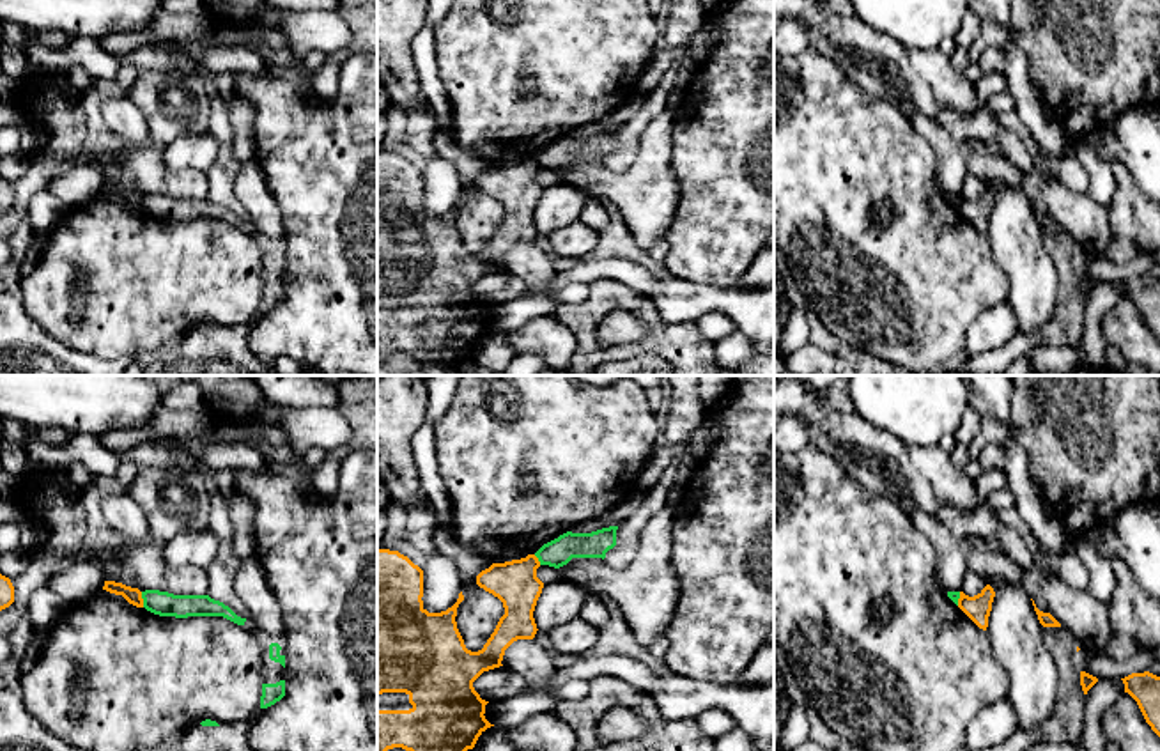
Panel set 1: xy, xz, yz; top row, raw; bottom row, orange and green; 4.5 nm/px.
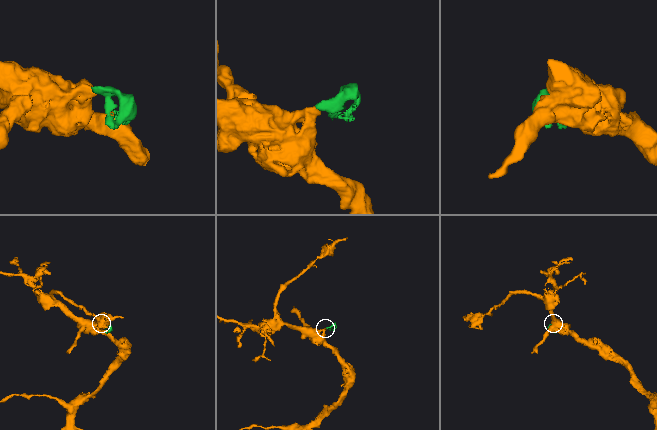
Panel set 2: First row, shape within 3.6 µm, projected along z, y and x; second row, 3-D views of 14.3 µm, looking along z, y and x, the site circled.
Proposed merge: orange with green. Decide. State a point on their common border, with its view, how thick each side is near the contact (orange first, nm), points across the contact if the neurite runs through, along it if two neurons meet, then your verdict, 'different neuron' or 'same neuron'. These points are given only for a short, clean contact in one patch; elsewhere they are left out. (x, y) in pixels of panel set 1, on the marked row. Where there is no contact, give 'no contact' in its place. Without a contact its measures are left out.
contact xy (142, 599); calibres 80 and 110 nm; border xy (140, 592), (144, 606); different neuron

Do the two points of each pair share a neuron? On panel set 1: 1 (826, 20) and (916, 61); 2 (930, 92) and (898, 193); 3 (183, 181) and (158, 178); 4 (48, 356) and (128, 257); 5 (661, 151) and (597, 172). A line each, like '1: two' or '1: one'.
1: one
2: two
3: one
4: two
5: one

